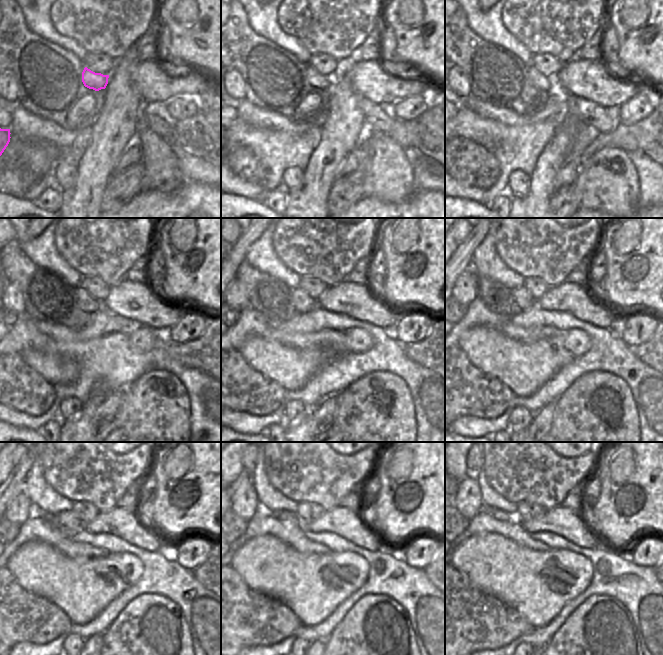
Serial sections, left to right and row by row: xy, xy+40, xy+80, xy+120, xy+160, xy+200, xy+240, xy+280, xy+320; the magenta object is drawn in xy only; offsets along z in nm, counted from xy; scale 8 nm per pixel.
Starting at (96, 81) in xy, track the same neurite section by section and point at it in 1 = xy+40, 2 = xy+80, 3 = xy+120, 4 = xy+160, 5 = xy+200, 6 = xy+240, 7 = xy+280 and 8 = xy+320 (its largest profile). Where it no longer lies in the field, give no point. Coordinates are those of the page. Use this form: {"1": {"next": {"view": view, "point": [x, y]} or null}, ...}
{"1": {"next": {"view": "xy+40", "point": [315, 79]}}, "2": {"next": {"view": "xy+80", "point": [538, 80]}}, "3": {"next": {"view": "xy+120", "point": [87, 303]}}, "4": {"next": {"view": "xy+160", "point": [303, 303]}}, "5": {"next": {"view": "xy+200", "point": [523, 298]}}, "6": {"next": {"view": "xy+240", "point": [69, 524]}}, "7": {"next": {"view": "xy+280", "point": [281, 515]}}, "8": {"next": {"view": "xy+320", "point": [500, 515]}}}

